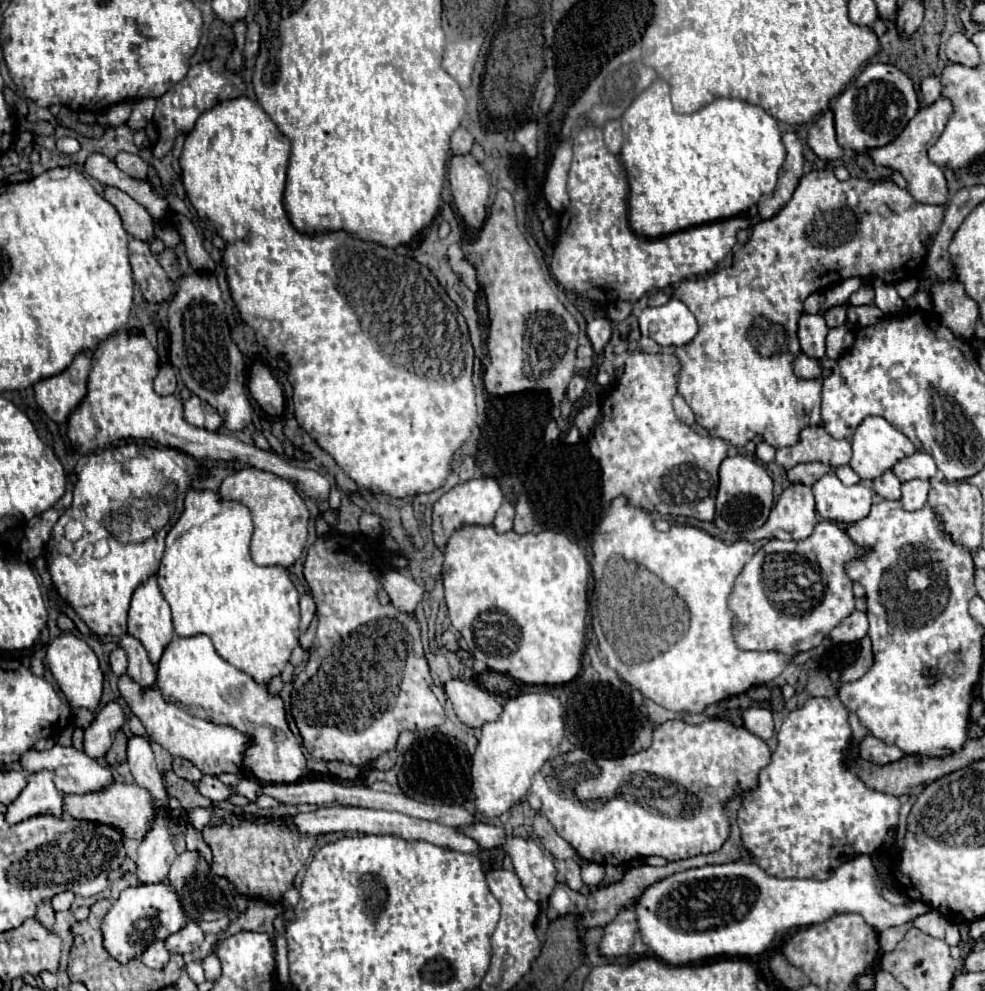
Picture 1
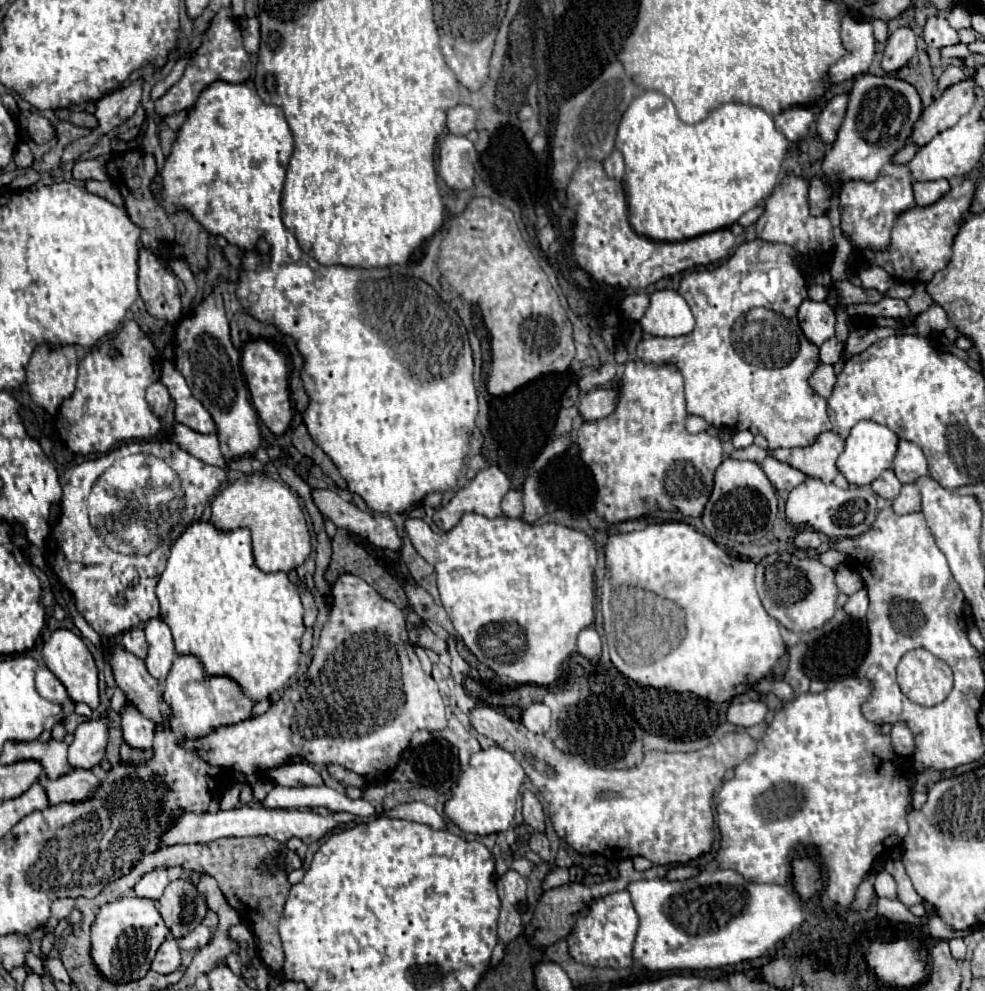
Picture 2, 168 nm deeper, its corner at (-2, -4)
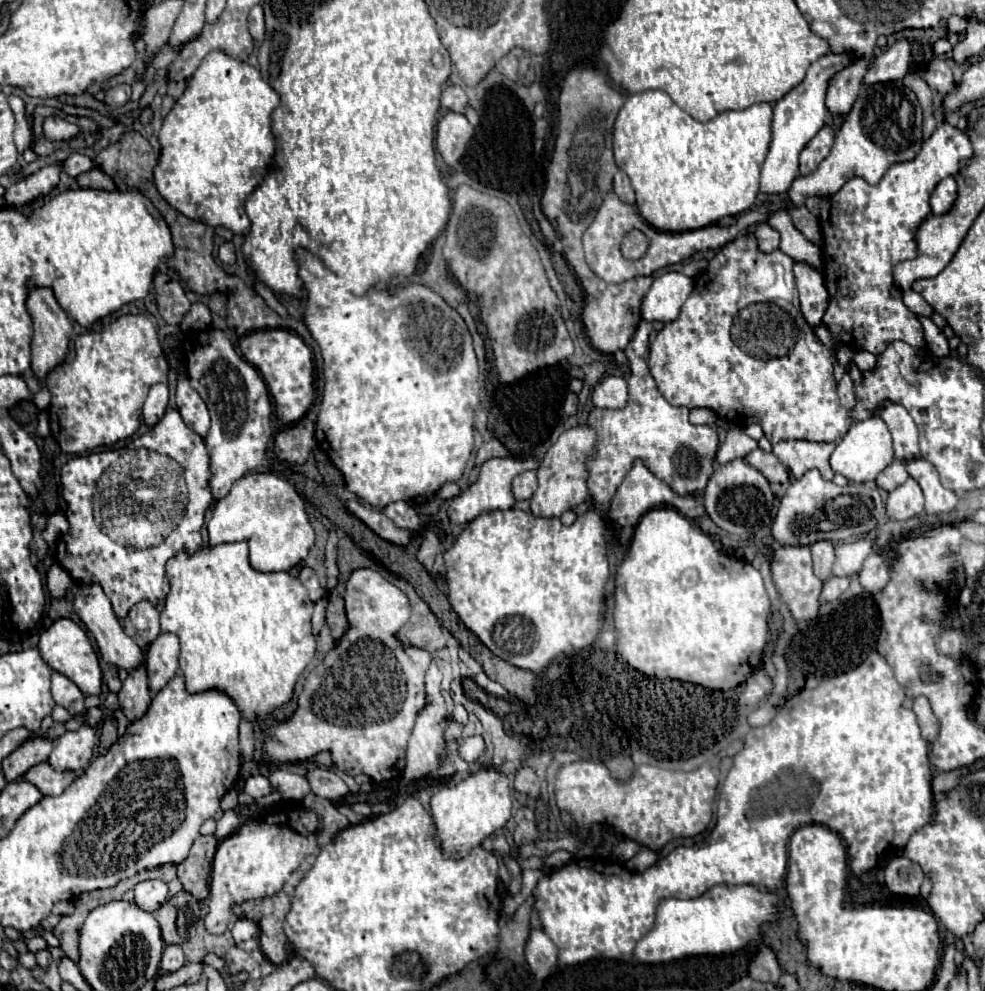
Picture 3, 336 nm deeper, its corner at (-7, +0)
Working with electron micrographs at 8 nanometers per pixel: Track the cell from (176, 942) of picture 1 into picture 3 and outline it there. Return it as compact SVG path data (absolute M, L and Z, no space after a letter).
M290 807L288 817L284 813L268 813L264 819L246 821L238 831L220 841L210 873L210 903L204 917L208 933L224 933L232 907L250 899L264 899L280 893L282 885L300 867L306 855L316 849L316 831L320 819L316 811L306 807Z

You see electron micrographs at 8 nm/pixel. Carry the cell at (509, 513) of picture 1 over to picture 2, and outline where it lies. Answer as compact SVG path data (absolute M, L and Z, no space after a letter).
M509 491L505 497L503 497L503 503L501 503L501 509L503 509L503 515L505 517L521 517L523 513L523 503L521 503L521 491Z

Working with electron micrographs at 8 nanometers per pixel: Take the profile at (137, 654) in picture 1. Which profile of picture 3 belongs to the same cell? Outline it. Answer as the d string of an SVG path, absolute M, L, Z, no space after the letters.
M150 601L136 603L124 619L124 631L142 649L146 649L160 635L160 611Z

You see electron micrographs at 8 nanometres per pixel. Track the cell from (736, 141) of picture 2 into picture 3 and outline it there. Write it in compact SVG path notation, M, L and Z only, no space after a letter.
M644 91L630 95L614 121L612 149L618 169L622 169L636 191L640 215L660 231L690 231L716 223L722 217L734 217L754 205L760 187L760 167L772 141L772 107L756 103L740 111L724 111L714 119L700 123L684 113L668 93Z

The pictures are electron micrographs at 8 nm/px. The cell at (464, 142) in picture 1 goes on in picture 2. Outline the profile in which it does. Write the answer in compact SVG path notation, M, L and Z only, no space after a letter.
M457 105L447 111L447 129L455 135L467 135L475 129L475 111L467 105Z

